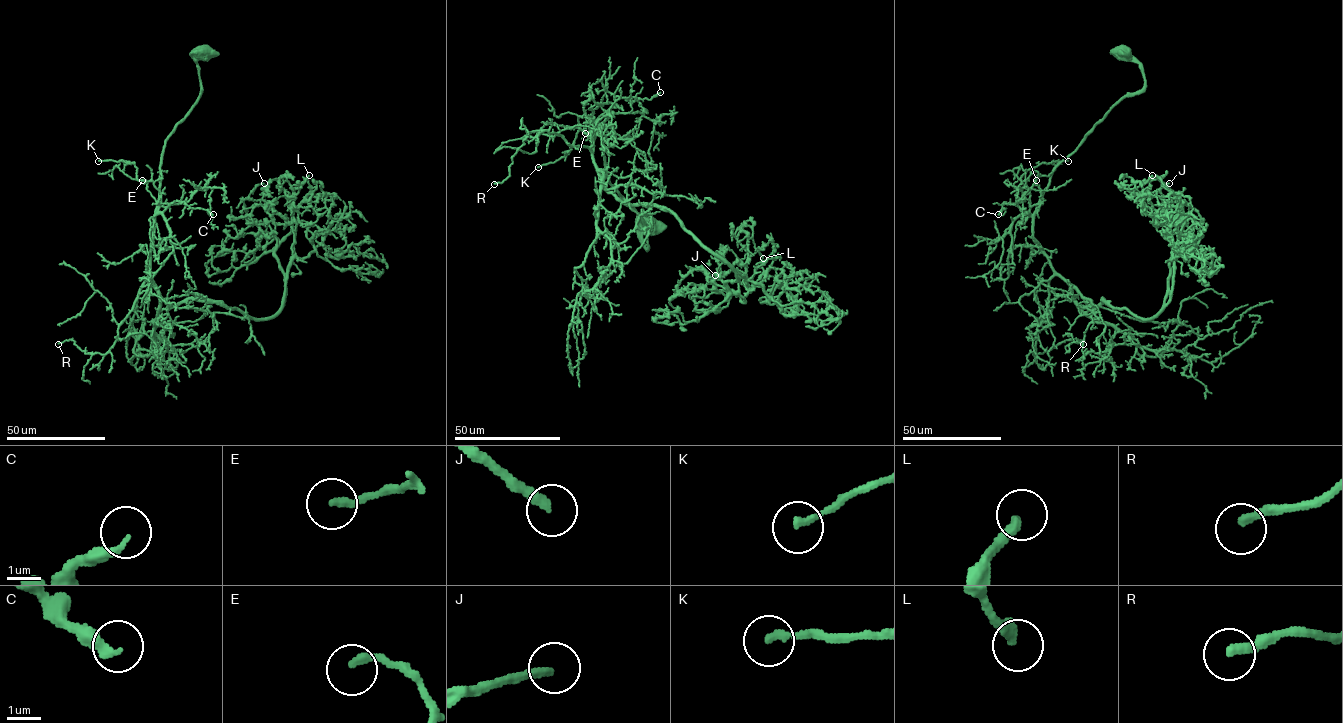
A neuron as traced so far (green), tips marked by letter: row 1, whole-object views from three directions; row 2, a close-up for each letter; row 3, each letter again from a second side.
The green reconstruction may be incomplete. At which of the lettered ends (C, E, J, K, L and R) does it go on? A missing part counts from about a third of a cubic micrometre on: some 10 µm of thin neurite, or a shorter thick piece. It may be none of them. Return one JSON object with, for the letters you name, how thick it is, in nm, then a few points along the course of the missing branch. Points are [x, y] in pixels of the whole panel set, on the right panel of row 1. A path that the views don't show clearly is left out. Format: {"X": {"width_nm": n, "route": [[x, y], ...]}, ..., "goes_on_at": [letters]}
{"J": {"width_nm": 280}, "L": {"width_nm": 320}, "R": {"width_nm": 280, "route": [[1083, 344], [1090, 348], [1091, 359]]}, "goes_on_at": ["J", "L", "R"]}

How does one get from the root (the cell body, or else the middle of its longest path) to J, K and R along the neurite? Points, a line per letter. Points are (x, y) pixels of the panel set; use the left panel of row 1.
J: (205, 53), (162, 154), (150, 276), (168, 303), (278, 311), (291, 225), (249, 197), (264, 183)
K: (205, 53), (196, 60), (199, 98), (162, 154), (155, 214), (161, 193), (137, 178), (133, 163), (98, 161)
R: (205, 53), (196, 60), (199, 98), (162, 154), (150, 269), (133, 309), (104, 354), (72, 339), (58, 344)

